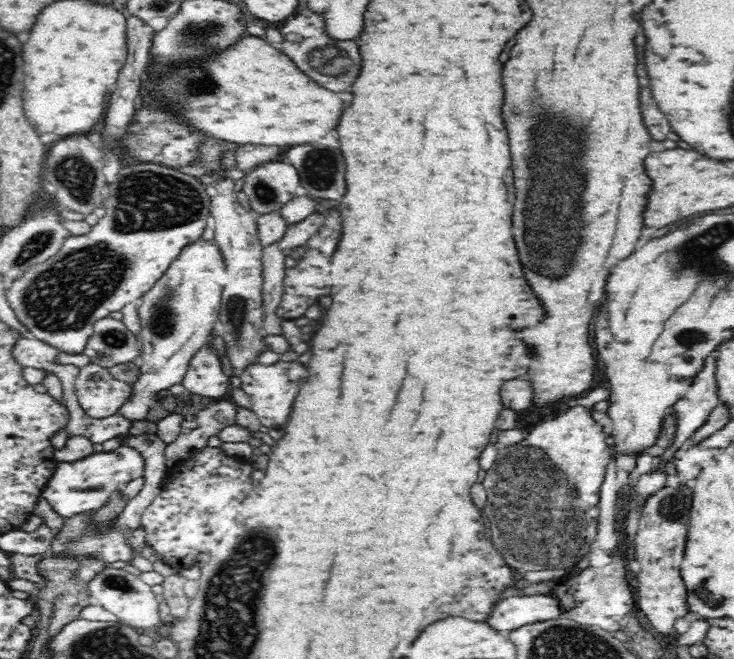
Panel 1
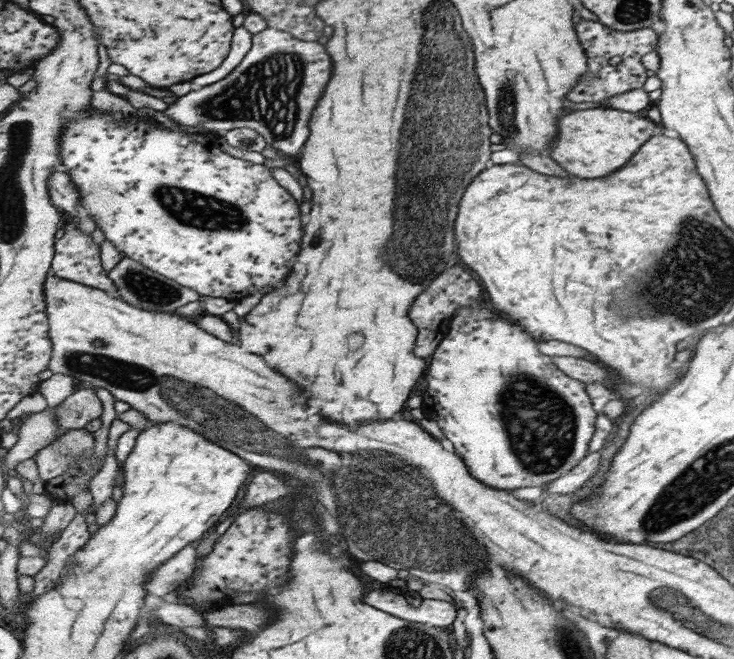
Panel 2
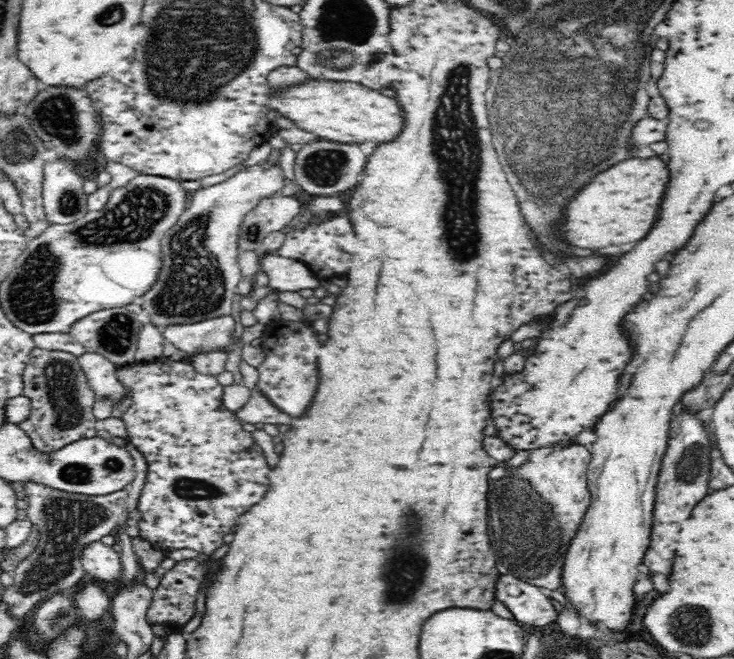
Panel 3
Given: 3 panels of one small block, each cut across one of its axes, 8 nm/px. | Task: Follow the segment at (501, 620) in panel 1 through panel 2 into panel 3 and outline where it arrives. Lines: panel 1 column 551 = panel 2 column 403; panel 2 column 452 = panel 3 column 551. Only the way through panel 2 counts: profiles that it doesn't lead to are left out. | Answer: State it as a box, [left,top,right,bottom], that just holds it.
[495,575,558,629]

